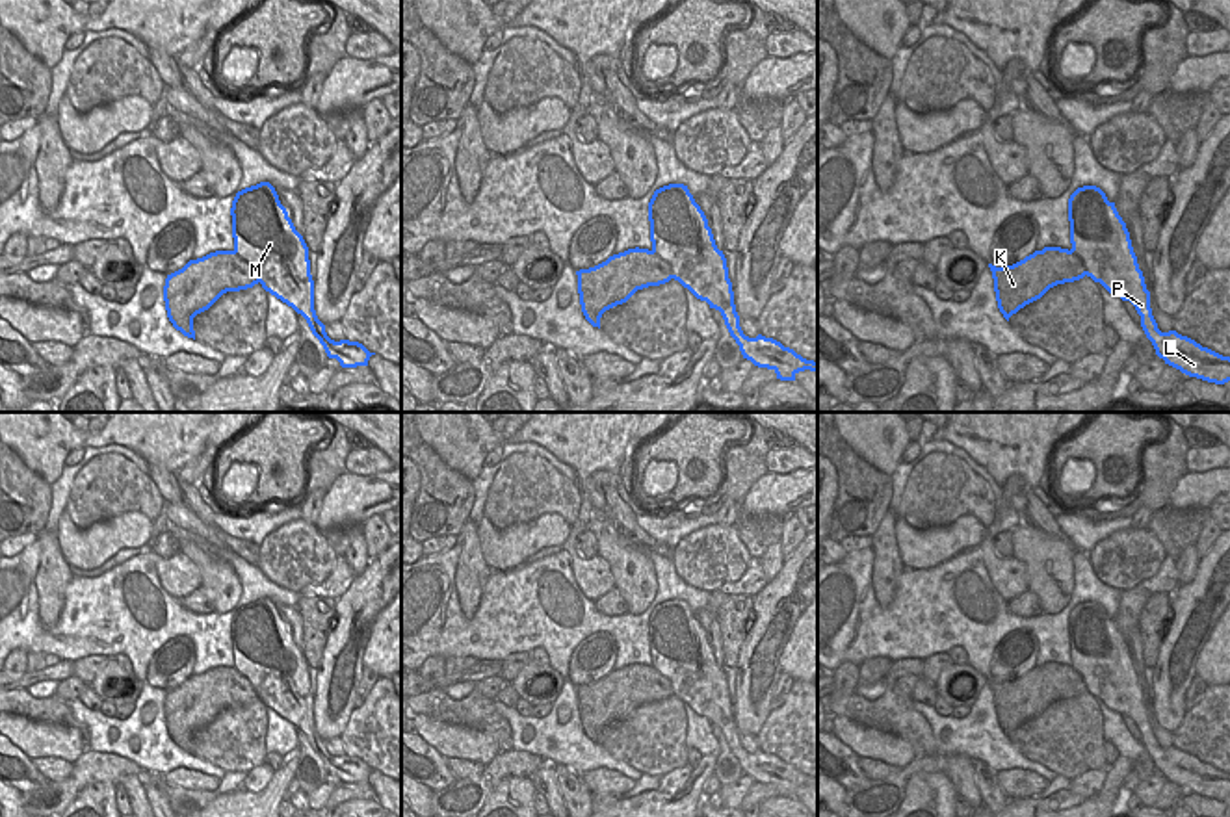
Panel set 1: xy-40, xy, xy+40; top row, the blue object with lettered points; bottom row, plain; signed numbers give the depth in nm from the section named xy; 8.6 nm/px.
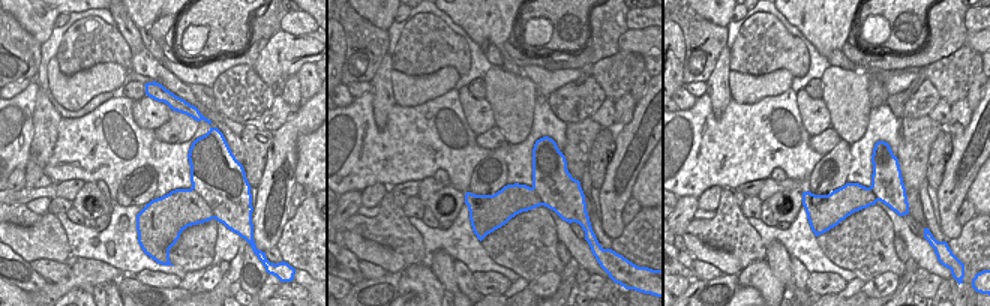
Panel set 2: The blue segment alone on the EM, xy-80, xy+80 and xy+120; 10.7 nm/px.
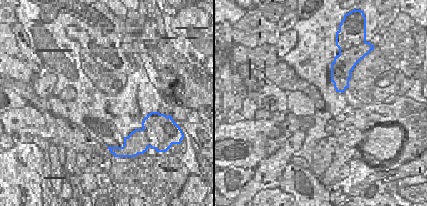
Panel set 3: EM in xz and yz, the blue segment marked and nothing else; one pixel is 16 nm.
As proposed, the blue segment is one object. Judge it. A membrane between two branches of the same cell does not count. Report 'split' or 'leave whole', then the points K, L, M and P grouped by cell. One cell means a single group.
split; K / L M P

